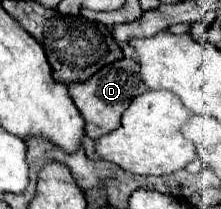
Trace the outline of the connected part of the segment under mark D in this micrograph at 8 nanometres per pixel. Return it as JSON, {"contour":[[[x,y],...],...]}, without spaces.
{"contour":[[[120,59],[120,61],[100,69],[92,77],[92,81],[68,85],[68,93],[72,95],[74,105],[78,107],[80,115],[86,121],[86,135],[92,139],[100,139],[106,133],[118,129],[120,117],[128,109],[132,99],[146,93],[146,91],[148,91],[148,87],[144,87],[144,81],[140,77],[140,63],[134,59]]]}

